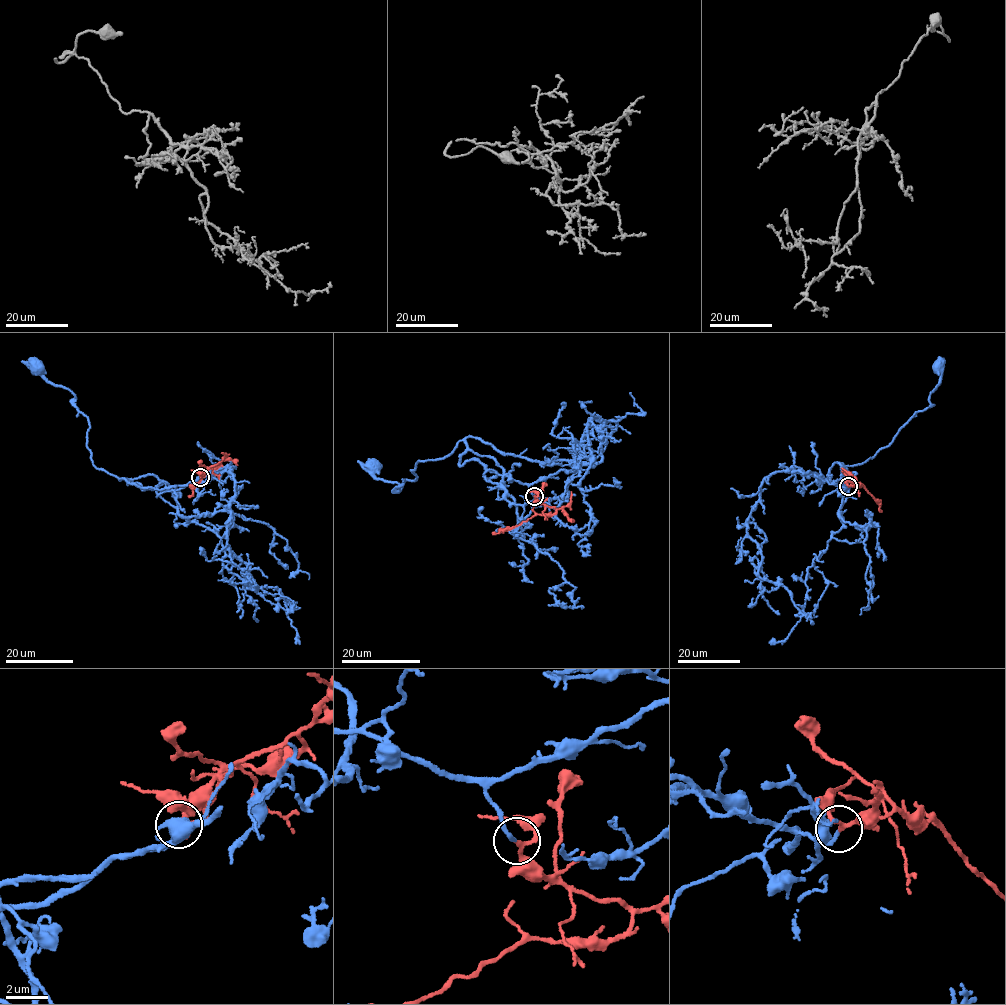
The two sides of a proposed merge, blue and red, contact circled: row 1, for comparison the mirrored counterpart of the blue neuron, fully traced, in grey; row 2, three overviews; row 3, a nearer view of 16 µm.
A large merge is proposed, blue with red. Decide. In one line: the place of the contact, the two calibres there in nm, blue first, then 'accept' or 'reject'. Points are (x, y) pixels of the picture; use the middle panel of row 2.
(534, 496) | 200/160 nm | accept

